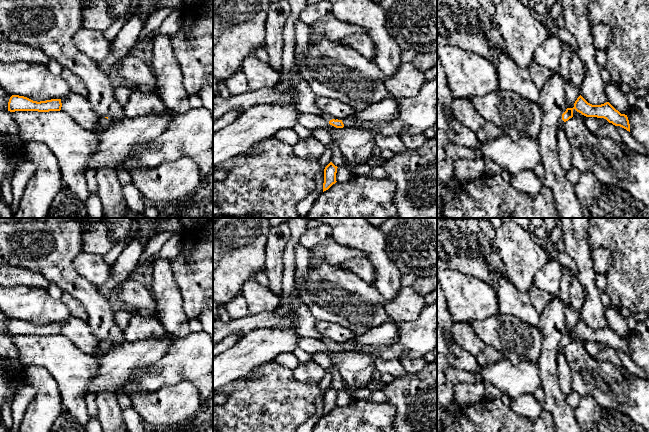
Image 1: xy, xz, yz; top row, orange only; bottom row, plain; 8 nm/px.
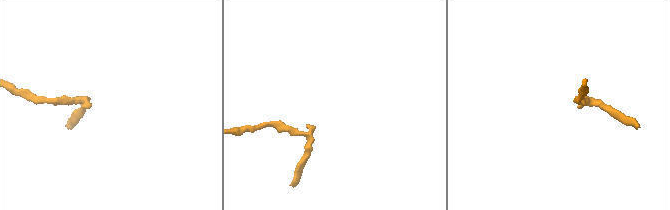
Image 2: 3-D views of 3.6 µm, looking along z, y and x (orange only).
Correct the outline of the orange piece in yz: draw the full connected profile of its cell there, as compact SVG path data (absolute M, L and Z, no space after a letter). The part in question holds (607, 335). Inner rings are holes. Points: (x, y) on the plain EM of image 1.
M581 319L577 322L573 332L567 332L562 338L562 343L558 346L558 353L573 341L573 334L586 341L604 342L615 350L620 350L630 356L630 348L627 339L621 338L609 326L601 329L592 329L588 327Z

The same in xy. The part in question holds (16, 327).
M12 319L8 326L8 335L60 335L62 331L61 323L51 323L46 325L33 325L27 321Z

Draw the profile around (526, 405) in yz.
M523 394L511 400L510 408L519 416L535 419L544 411L543 404L533 394Z

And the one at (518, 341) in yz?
M498 314L486 319L471 320L475 335L495 348L513 365L522 361L538 362L541 355L541 333L537 327L511 315Z

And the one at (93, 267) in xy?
M81 252L75 258L76 271L91 283L103 285L110 277L110 267L104 260L104 256Z

